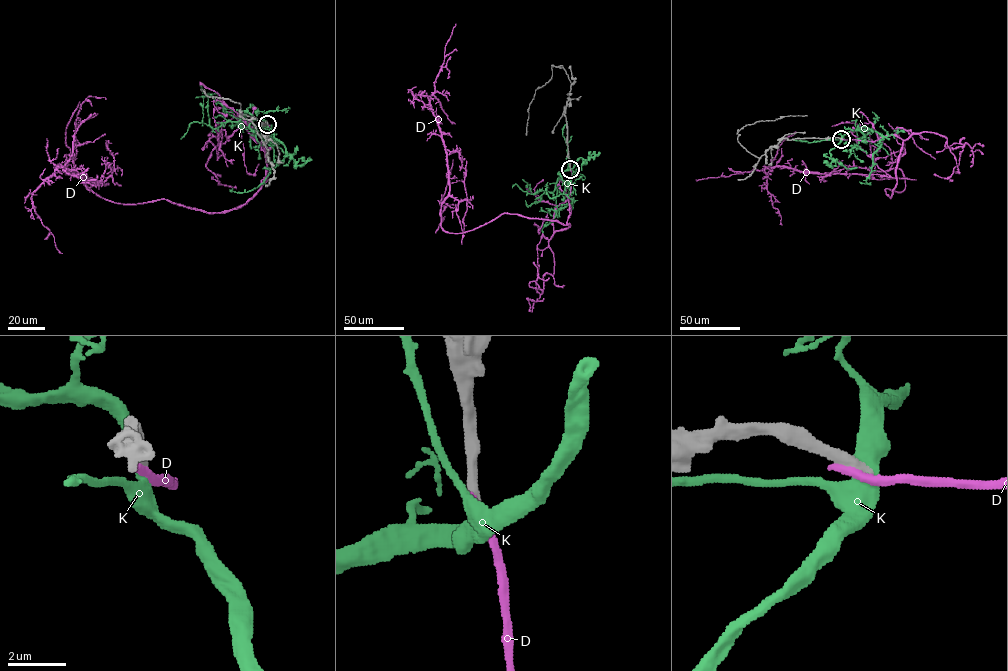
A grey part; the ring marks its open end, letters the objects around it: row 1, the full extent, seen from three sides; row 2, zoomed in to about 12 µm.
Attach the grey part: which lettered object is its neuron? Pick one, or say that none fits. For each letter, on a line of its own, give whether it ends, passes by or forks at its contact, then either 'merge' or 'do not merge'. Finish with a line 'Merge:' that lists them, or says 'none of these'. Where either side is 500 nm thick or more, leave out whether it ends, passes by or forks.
D: it ends there; do not merge
K: do not merge
Merge: none of these

